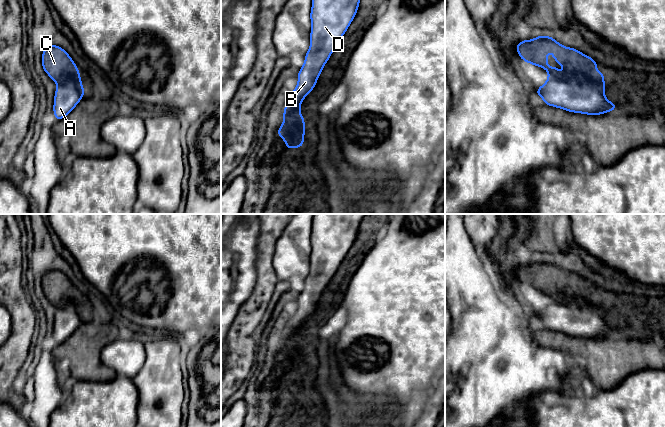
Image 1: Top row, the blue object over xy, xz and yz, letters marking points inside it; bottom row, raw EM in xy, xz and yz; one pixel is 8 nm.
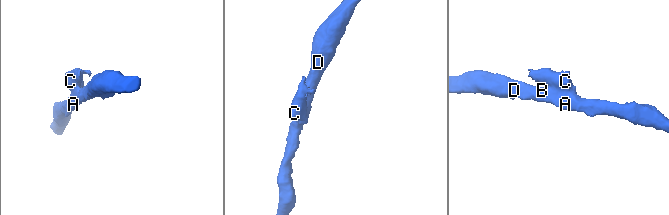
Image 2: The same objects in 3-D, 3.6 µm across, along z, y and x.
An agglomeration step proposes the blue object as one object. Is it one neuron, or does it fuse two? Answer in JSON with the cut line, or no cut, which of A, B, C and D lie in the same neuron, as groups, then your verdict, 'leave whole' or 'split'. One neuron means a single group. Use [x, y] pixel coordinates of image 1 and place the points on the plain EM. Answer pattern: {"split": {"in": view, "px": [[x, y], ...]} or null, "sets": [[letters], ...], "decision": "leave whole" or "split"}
{"split": {"in": "yz", "px": [[550, 299], [590, 304], [603, 317]]}, "sets": [["A", "B", "D"], ["C"]], "decision": "split"}

